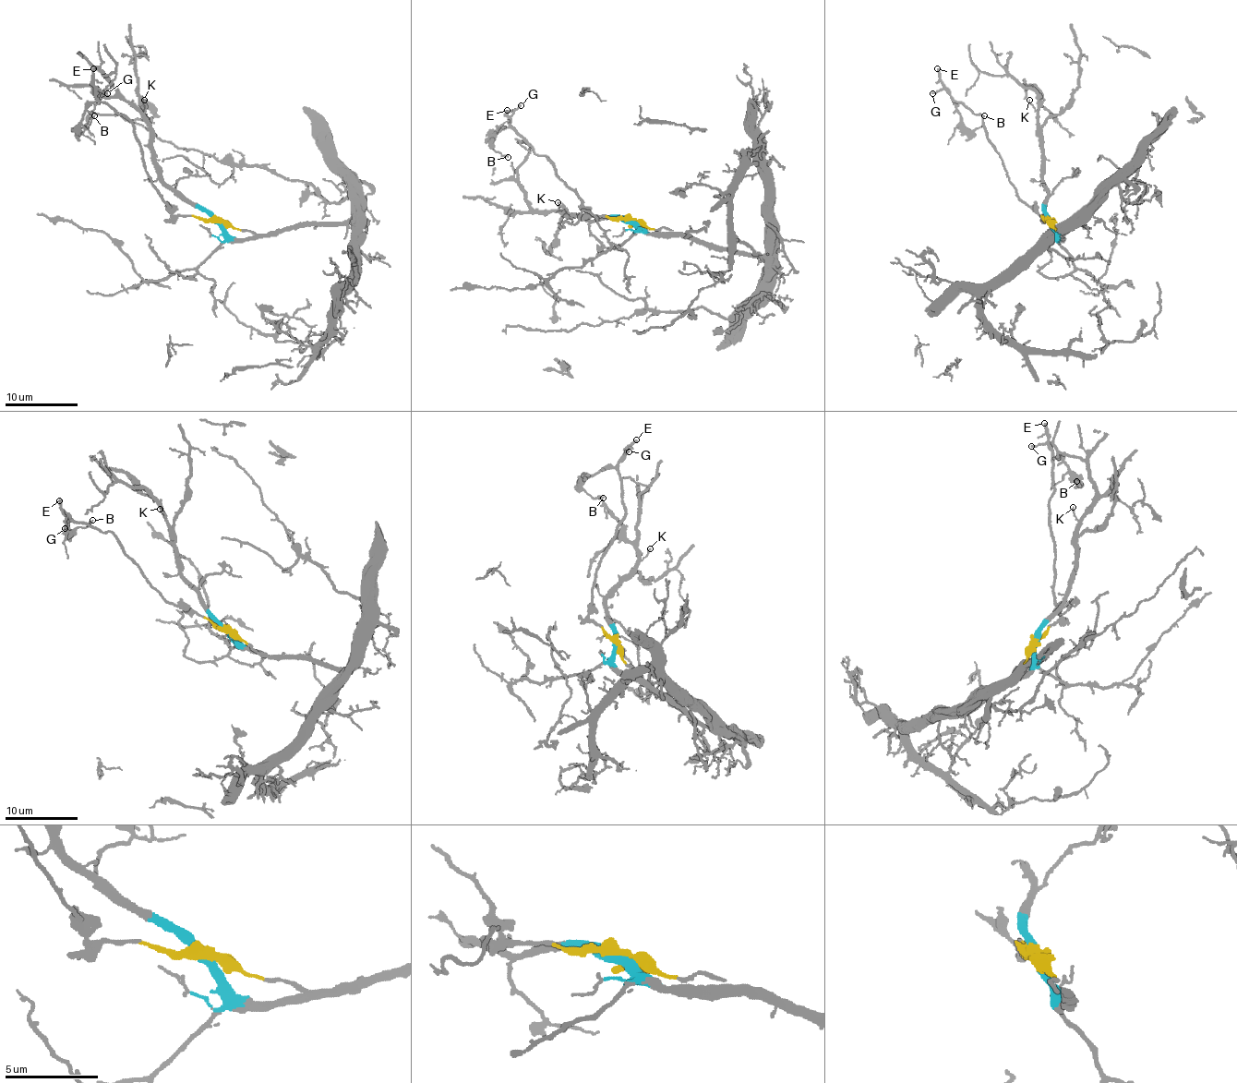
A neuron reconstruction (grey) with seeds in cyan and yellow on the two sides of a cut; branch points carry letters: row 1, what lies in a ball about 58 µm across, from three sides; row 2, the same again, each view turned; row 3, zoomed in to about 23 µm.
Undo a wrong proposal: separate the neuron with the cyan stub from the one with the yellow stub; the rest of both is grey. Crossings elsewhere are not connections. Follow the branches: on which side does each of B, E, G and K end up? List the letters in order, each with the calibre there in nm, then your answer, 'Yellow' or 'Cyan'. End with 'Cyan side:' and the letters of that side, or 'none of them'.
B: Thickness 130 nm. Yellow
E: Thickness 280 nm. Yellow
G: Thickness 140 nm. Yellow
K: Thickness 110 nm. Cyan
Cyan side: K

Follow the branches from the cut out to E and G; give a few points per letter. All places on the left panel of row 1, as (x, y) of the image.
E: (218, 220), (173, 214), (150, 182), (143, 152), (135, 138), (135, 127), (96, 96), (92, 69)
G: (218, 220), (173, 214), (150, 182), (143, 152), (135, 138), (135, 127), (96, 96), (98, 89), (107, 92)

